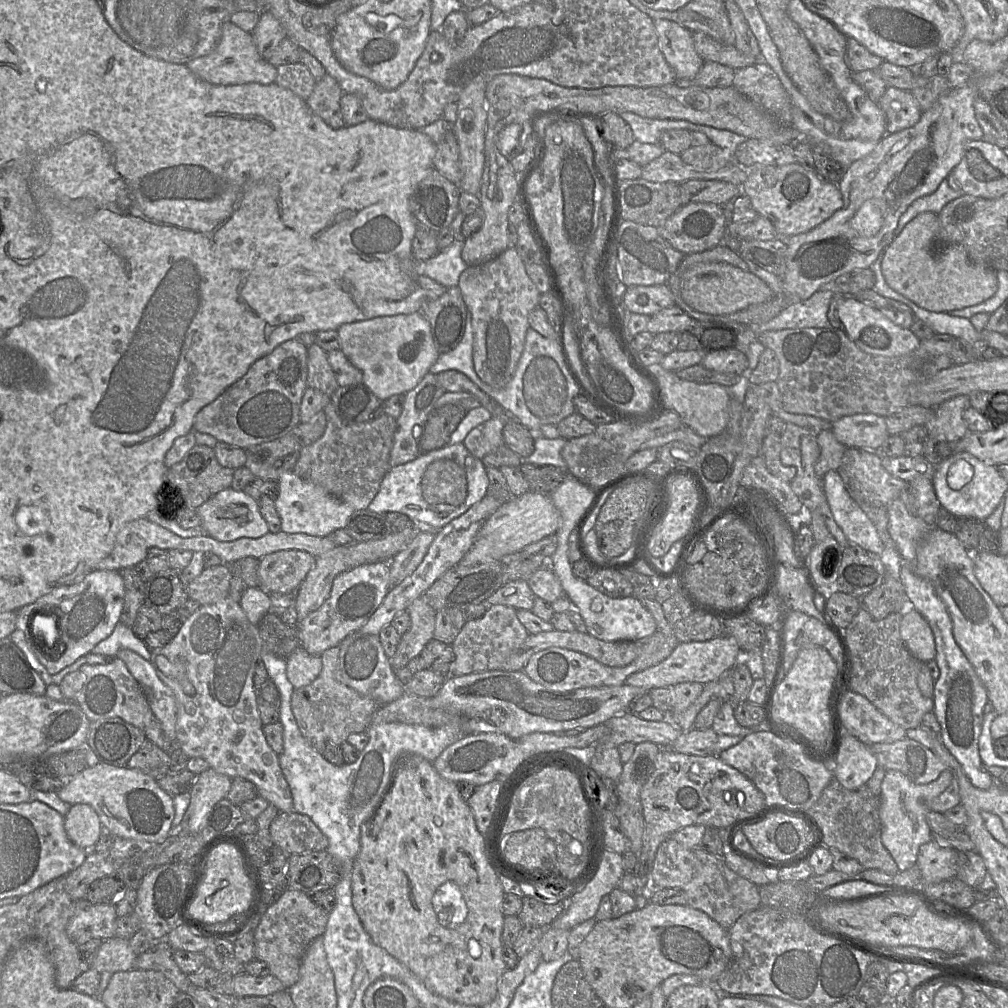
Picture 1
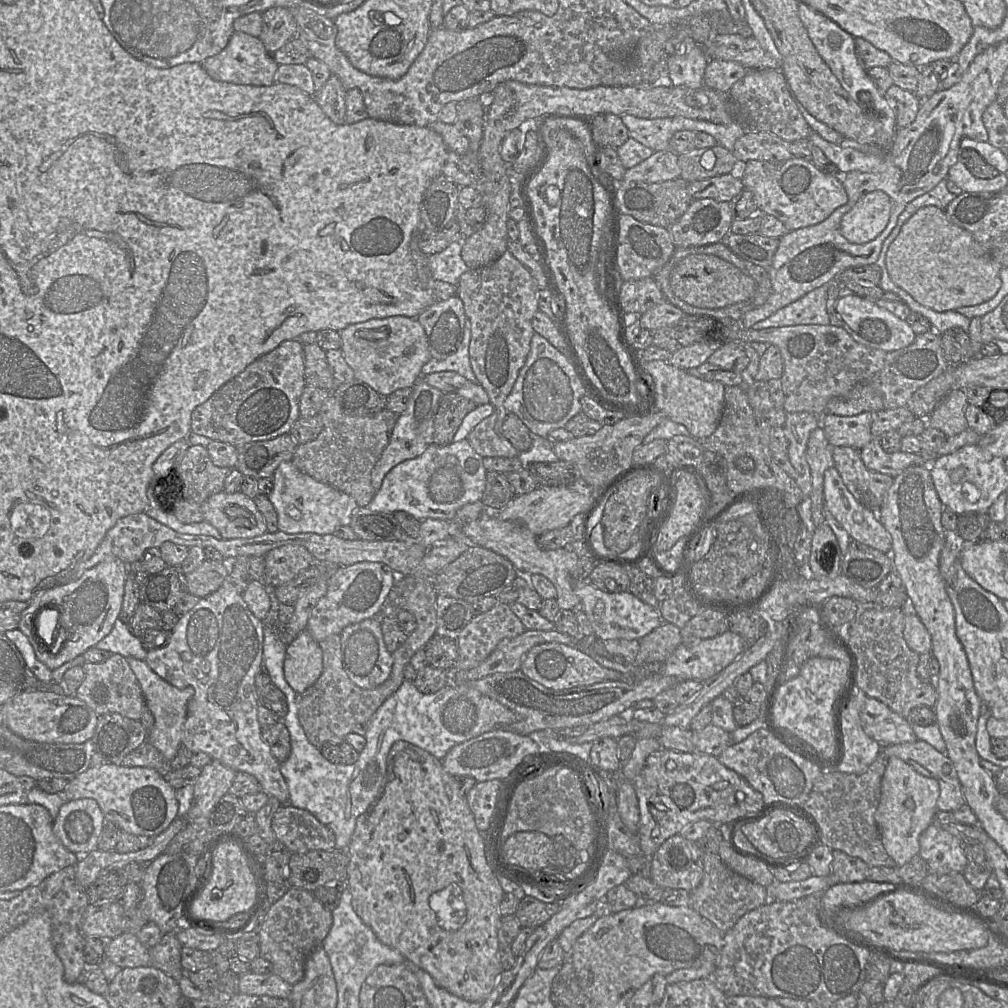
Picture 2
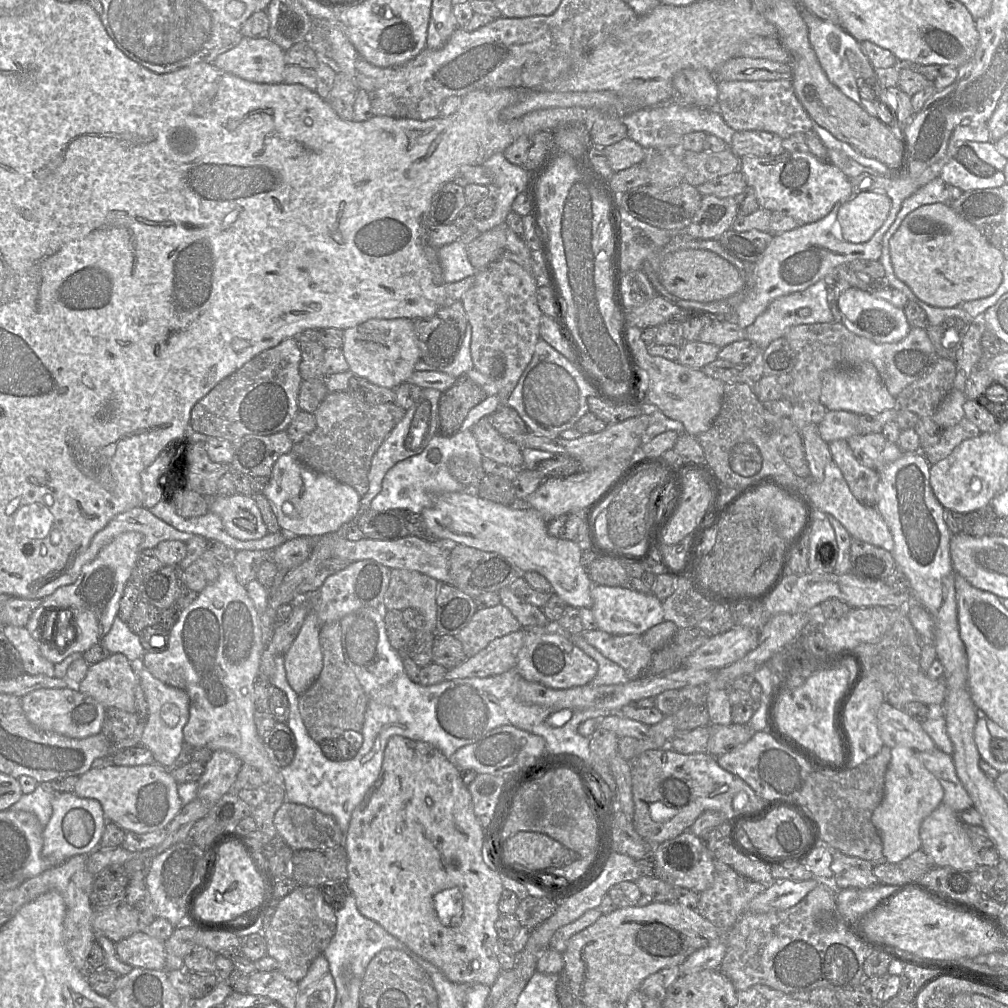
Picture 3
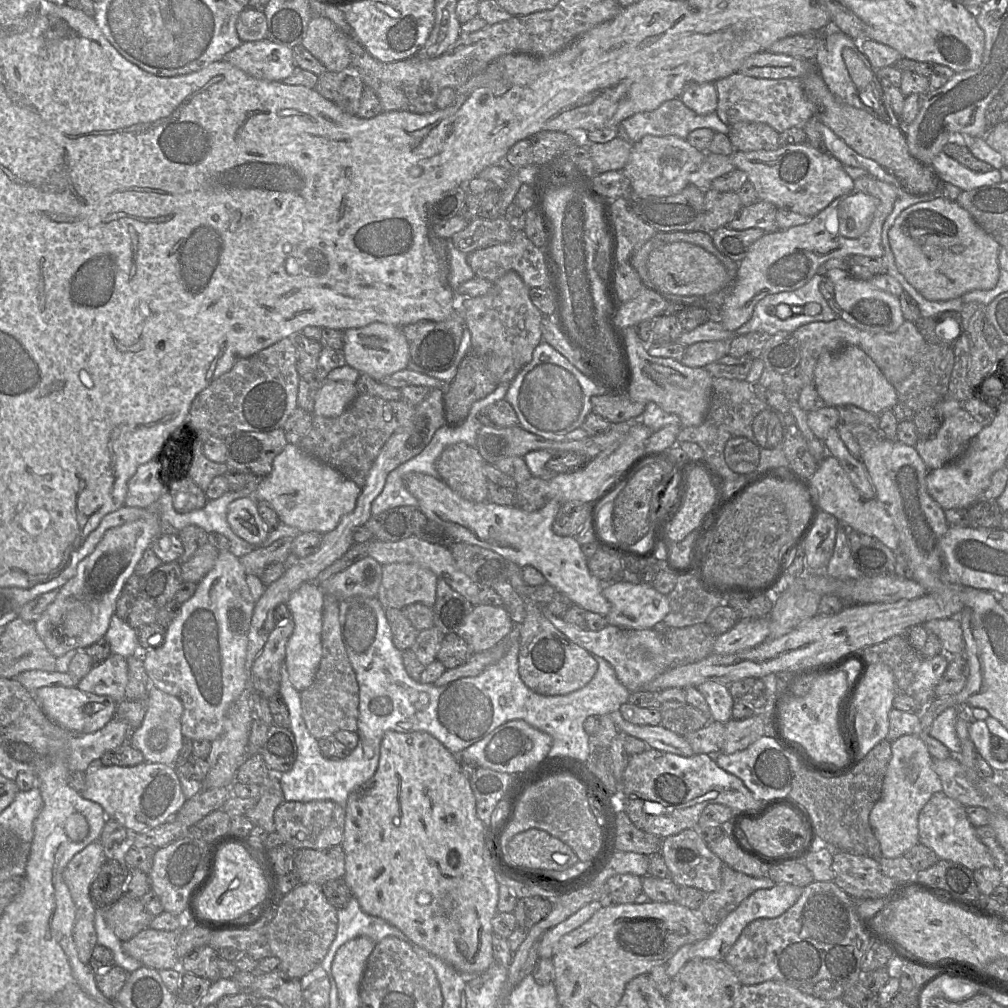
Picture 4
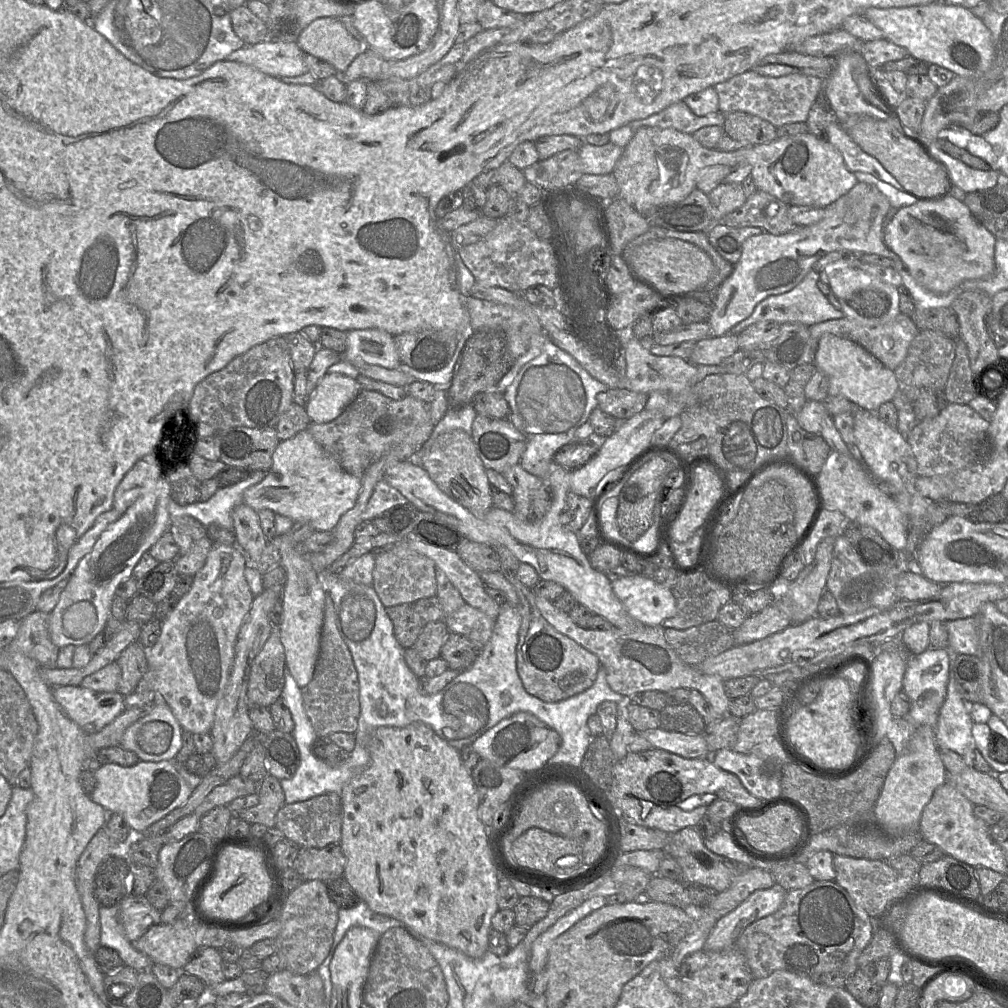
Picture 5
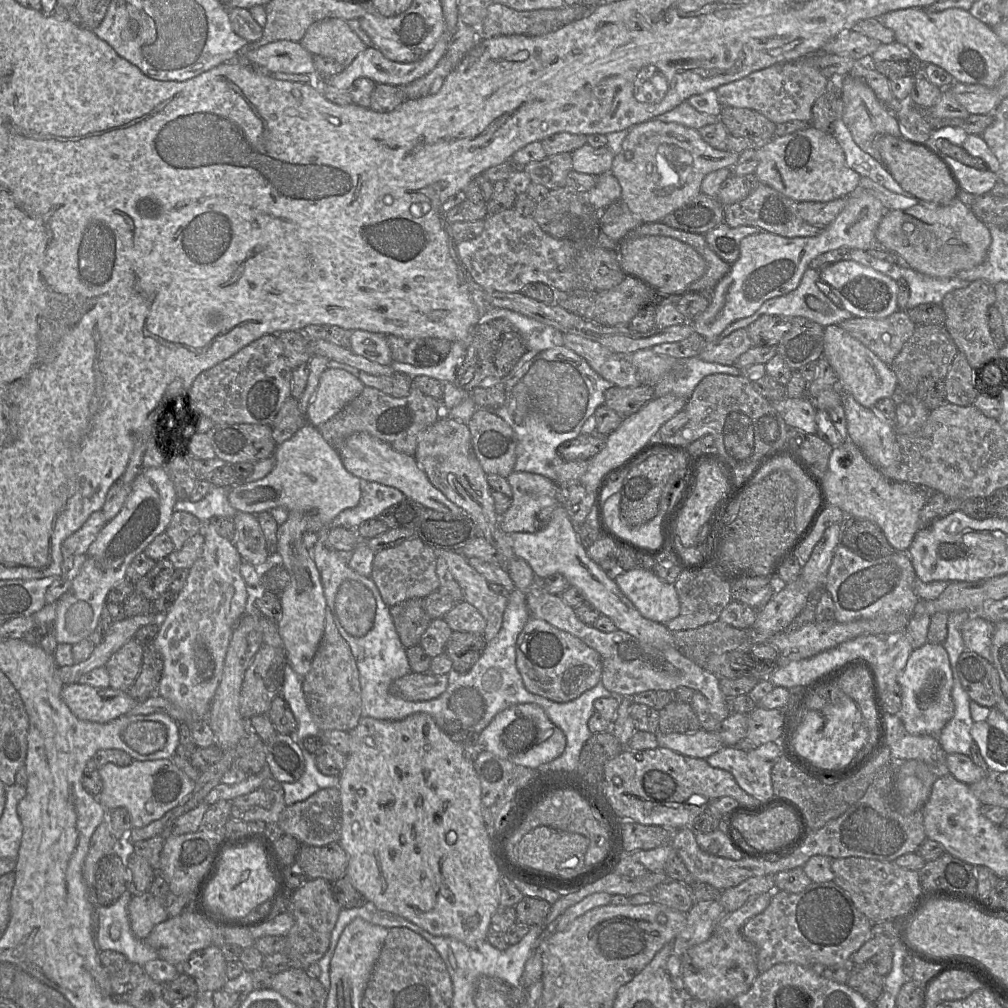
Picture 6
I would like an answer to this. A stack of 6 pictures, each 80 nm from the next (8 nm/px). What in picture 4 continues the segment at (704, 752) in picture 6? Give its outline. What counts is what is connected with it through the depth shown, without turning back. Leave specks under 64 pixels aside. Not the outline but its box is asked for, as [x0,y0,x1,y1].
[615,711,694,757]

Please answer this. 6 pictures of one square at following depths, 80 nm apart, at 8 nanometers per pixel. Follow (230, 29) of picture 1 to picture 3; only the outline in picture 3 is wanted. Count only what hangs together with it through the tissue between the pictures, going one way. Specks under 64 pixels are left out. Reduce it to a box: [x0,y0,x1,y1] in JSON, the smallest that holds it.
[213,37,285,83]

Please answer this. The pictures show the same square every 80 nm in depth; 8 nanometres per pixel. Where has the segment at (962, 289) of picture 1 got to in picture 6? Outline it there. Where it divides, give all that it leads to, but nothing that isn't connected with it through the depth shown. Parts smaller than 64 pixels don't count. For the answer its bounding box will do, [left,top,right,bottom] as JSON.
[876,197,992,278]

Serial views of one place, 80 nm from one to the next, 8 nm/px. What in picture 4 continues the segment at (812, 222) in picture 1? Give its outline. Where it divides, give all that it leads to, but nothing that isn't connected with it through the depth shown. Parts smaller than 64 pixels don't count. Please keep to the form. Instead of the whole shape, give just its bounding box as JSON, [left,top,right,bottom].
[730,142,854,218]

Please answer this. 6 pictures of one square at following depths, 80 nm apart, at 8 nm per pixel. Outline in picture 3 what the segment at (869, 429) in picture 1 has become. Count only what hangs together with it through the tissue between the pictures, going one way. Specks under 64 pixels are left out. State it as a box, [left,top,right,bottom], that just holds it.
[817,410,860,443]

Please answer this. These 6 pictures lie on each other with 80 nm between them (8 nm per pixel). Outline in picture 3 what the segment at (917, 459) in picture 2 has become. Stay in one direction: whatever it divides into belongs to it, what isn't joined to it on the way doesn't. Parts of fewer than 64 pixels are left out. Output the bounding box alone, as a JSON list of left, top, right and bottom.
[847,433,904,471]

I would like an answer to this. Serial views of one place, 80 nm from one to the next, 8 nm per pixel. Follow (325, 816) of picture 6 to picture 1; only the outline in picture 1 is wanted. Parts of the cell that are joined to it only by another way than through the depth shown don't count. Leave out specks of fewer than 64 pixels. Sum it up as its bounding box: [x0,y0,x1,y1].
[270,812,328,855]

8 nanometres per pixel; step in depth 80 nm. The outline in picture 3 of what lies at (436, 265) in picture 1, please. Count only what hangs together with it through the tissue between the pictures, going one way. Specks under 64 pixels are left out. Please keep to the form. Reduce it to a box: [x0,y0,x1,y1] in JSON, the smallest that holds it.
[437,241,477,283]

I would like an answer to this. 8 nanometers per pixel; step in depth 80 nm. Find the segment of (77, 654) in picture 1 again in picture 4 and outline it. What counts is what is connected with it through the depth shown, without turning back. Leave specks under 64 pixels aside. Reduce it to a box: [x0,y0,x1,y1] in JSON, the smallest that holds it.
[34,509,162,658]

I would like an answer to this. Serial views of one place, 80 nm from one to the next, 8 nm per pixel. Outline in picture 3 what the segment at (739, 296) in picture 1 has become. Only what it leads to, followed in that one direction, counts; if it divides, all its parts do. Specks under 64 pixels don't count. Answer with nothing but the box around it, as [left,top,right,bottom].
[659,250,746,303]

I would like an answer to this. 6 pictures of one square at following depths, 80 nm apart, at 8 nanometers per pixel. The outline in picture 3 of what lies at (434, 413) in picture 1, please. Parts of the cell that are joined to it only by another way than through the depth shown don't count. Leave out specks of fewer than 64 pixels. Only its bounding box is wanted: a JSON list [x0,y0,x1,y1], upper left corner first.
[438,378,486,433]

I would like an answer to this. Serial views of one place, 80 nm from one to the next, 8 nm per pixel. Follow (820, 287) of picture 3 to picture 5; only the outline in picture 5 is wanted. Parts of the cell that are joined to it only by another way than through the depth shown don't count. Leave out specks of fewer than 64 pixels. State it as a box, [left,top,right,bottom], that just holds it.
[727,270,845,335]

